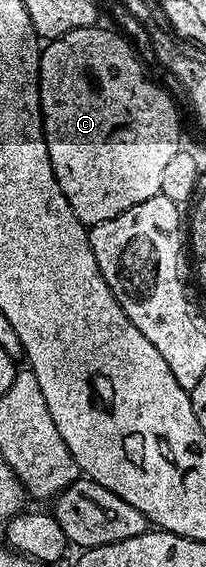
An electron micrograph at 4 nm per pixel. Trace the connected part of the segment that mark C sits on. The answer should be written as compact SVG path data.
M95 26L72 30L60 38L49 41L41 49L38 58L38 93L42 99L42 125L46 135L48 158L52 162L52 170L56 174L58 185L66 202L70 204L81 224L87 226L108 222L112 218L116 218L116 214L124 214L124 210L128 210L140 202L148 202L148 198L159 195L162 172L167 162L172 158L172 154L176 154L180 150L180 144L178 144L178 112L174 109L169 94L164 89L157 88L142 73L142 68L138 65L138 60L134 57L129 42L124 37L117 36L116 33L109 32L108 29L102 27Z

